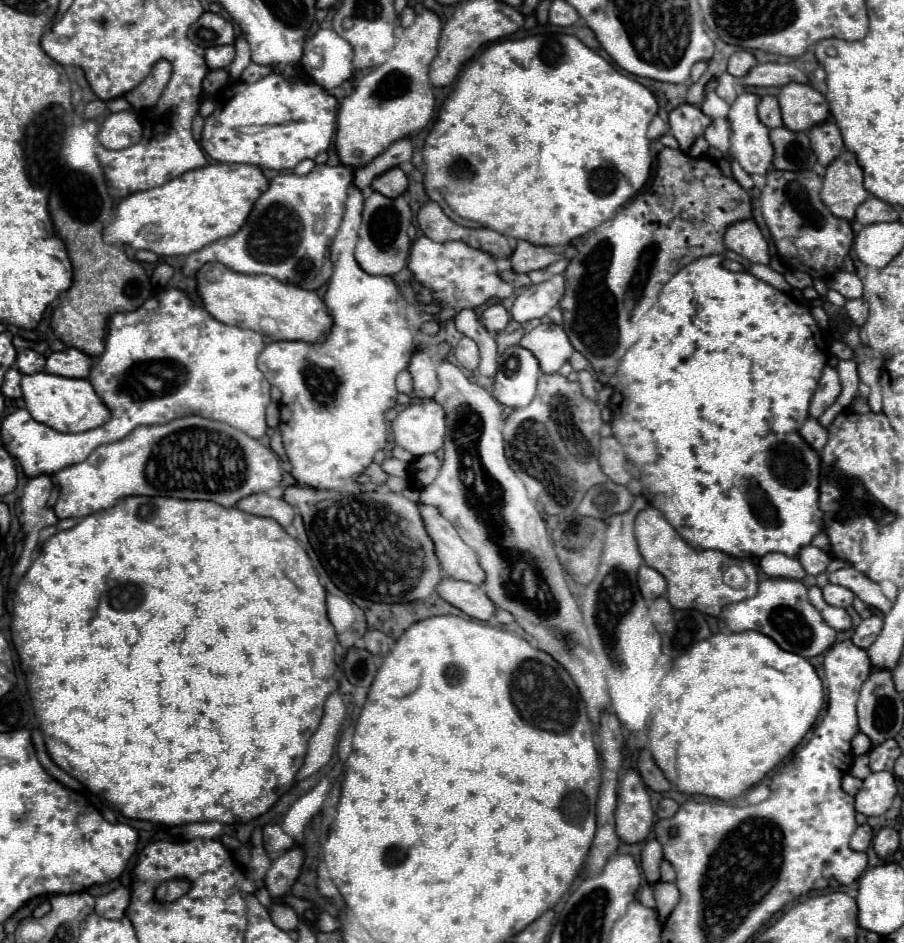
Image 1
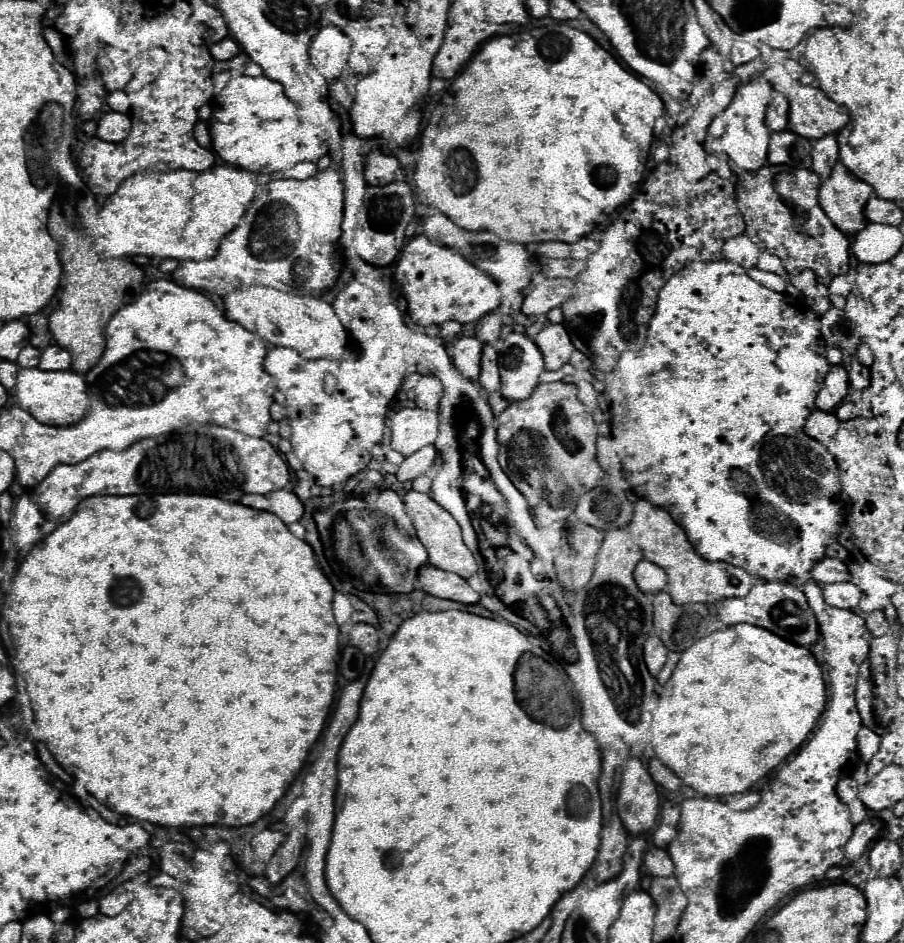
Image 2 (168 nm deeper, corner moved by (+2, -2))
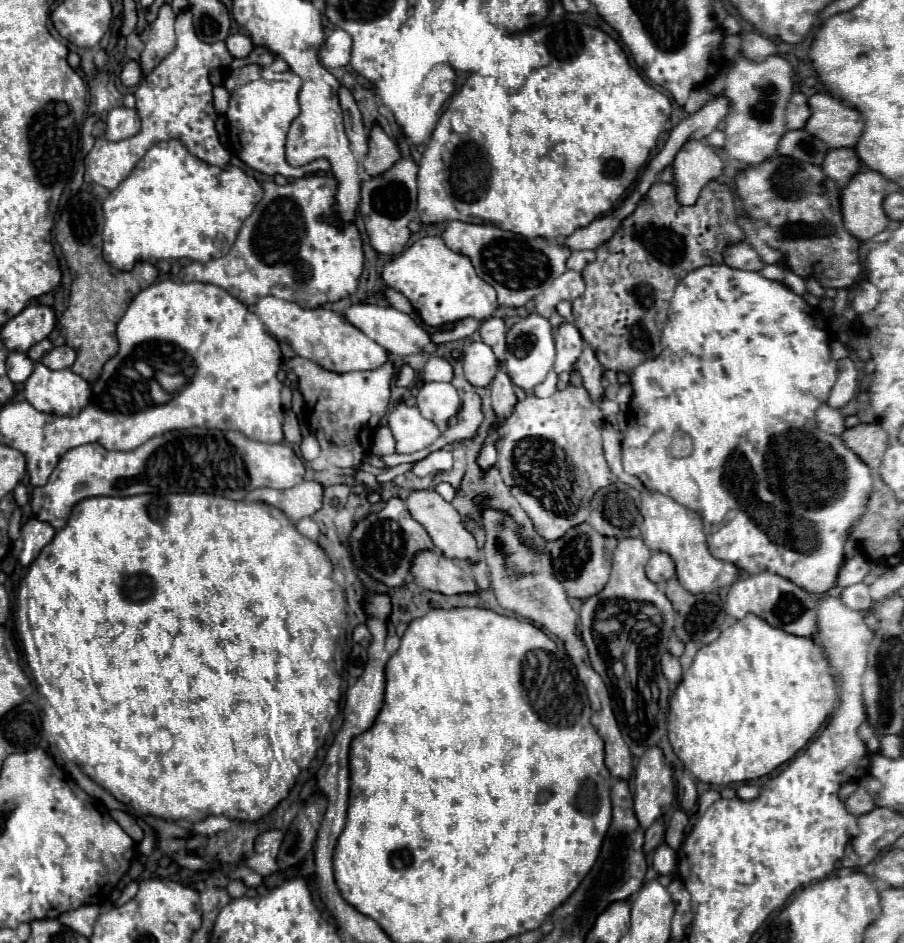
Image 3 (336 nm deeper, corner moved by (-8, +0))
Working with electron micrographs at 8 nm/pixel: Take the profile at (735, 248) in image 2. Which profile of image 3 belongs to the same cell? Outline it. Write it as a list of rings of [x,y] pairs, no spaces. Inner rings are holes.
[[[748,243],[728,245],[724,249],[724,263],[728,263],[730,267],[736,267],[736,269],[746,269],[746,271],[760,271],[764,267],[762,259]]]

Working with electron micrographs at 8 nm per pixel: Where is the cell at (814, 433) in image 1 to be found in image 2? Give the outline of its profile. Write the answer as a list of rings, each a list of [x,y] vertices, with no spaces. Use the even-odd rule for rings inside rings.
[[[814,409],[806,421],[806,427],[804,427],[804,433],[818,439],[820,443],[828,441],[836,429],[838,429],[838,417],[834,413],[822,413],[820,409]]]

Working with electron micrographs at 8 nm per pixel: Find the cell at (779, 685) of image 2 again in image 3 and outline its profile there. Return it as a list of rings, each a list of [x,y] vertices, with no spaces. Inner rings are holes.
[[[746,615],[742,621],[736,621],[734,625],[730,625],[728,629],[724,629],[720,633],[720,637],[708,645],[702,645],[694,657],[694,663],[690,665],[688,671],[684,671],[682,681],[678,683],[674,695],[670,697],[670,713],[668,713],[668,739],[670,745],[674,749],[674,753],[678,755],[678,759],[682,761],[682,765],[702,783],[710,783],[710,785],[730,785],[730,783],[742,783],[742,781],[750,781],[750,779],[758,779],[768,775],[770,771],[774,771],[776,767],[780,767],[782,763],[790,761],[790,757],[794,757],[812,737],[814,733],[820,729],[820,725],[826,721],[826,717],[832,713],[834,705],[836,705],[838,693],[836,693],[836,681],[832,677],[830,671],[830,663],[824,655],[824,649],[820,645],[816,645],[810,637],[796,637],[790,635],[782,629],[776,629],[768,623],[764,623],[764,619],[756,617],[756,615]]]

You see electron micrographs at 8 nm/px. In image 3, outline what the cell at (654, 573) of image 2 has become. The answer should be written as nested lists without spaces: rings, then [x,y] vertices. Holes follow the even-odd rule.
[[[654,553],[646,565],[646,575],[654,583],[664,583],[676,575],[674,563],[666,553]]]

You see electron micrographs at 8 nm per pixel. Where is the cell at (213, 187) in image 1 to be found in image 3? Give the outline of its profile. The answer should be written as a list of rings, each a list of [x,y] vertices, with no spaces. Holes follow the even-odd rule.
[[[176,139],[158,143],[140,159],[140,163],[136,163],[132,175],[124,183],[120,183],[120,187],[110,191],[108,199],[102,205],[104,259],[120,271],[130,271],[134,267],[134,261],[182,258],[210,261],[216,257],[224,257],[234,245],[244,219],[254,211],[260,199],[262,187],[240,167],[212,167],[190,155],[190,151]]]

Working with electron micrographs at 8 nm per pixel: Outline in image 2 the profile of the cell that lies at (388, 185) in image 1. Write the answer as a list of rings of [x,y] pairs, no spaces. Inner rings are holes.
[[[374,149],[368,155],[364,177],[366,177],[368,185],[386,185],[396,179],[398,169],[400,169],[400,161],[396,157],[384,155],[382,151]]]

